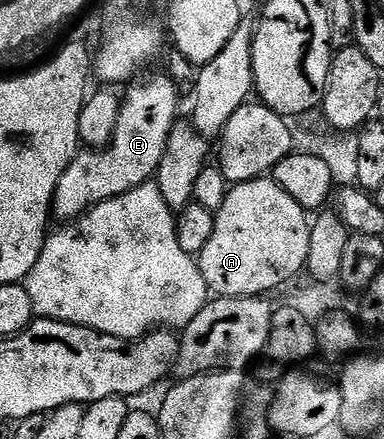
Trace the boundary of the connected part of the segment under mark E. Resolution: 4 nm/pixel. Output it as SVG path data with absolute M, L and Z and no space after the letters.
M143 74L133 77L127 87L129 90L122 94L118 124L114 128L111 141L107 143L106 148L81 149L72 155L71 162L62 172L56 185L56 191L52 193L52 214L55 217L64 218L60 220L74 220L89 207L97 206L99 202L105 202L108 198L117 198L118 195L141 186L143 182L155 179L164 155L164 144L168 141L168 131L177 117L177 115L175 116L176 86L164 74Z

